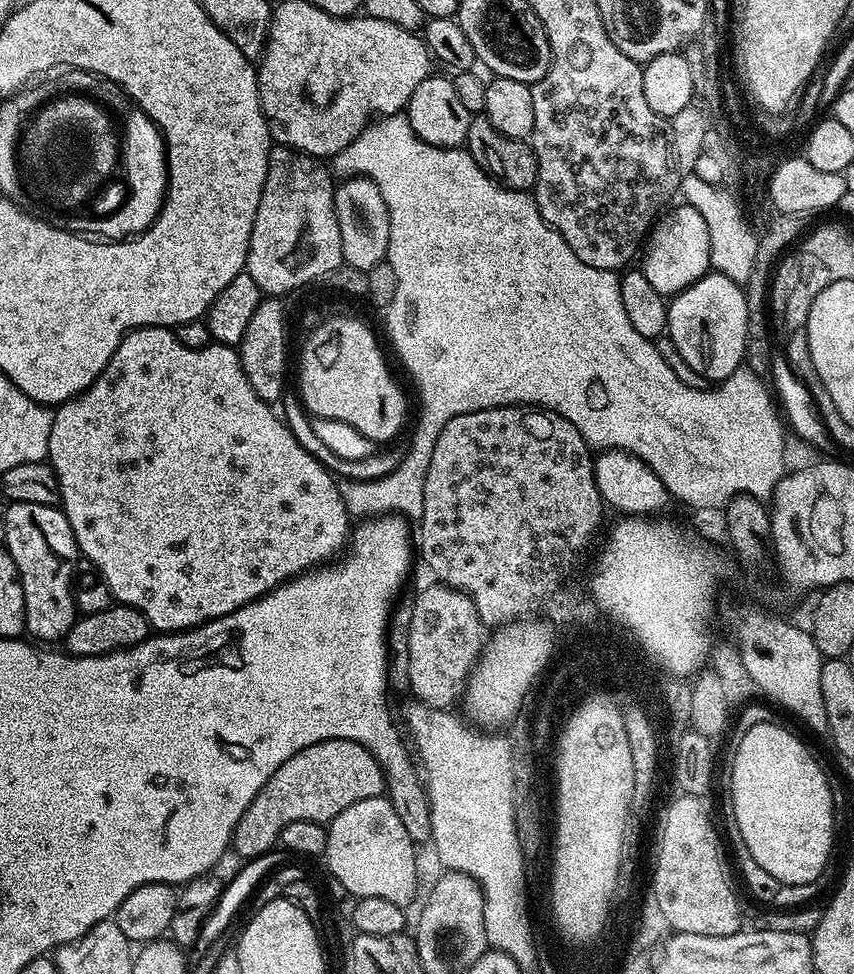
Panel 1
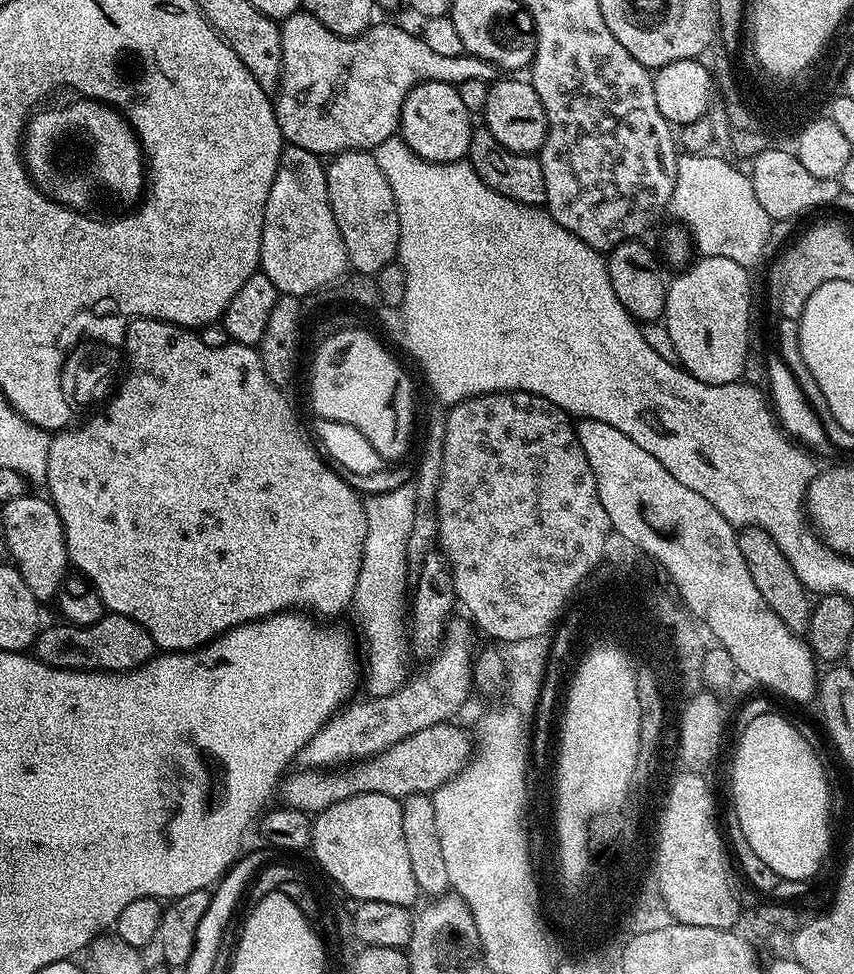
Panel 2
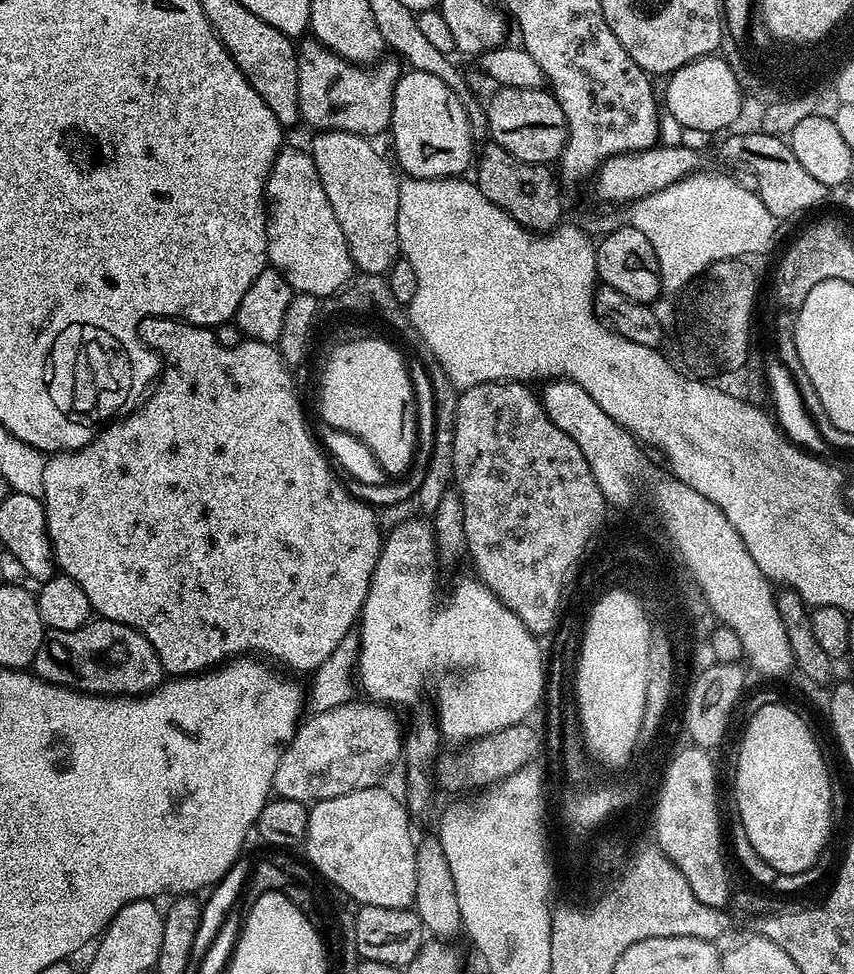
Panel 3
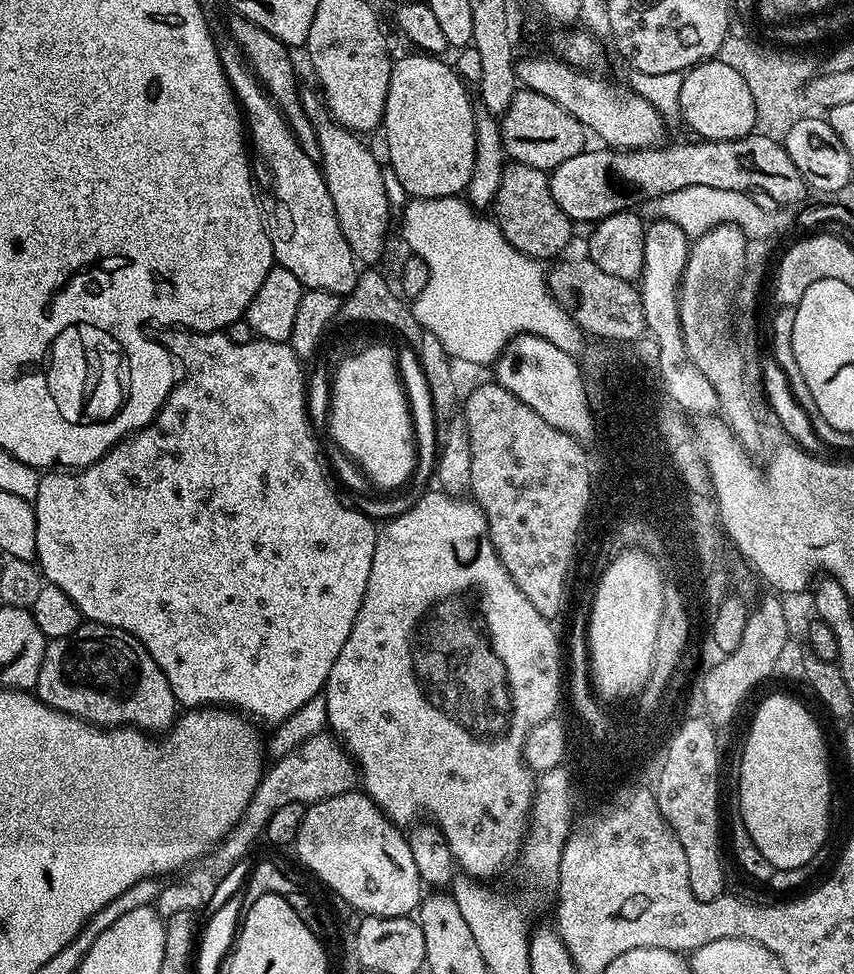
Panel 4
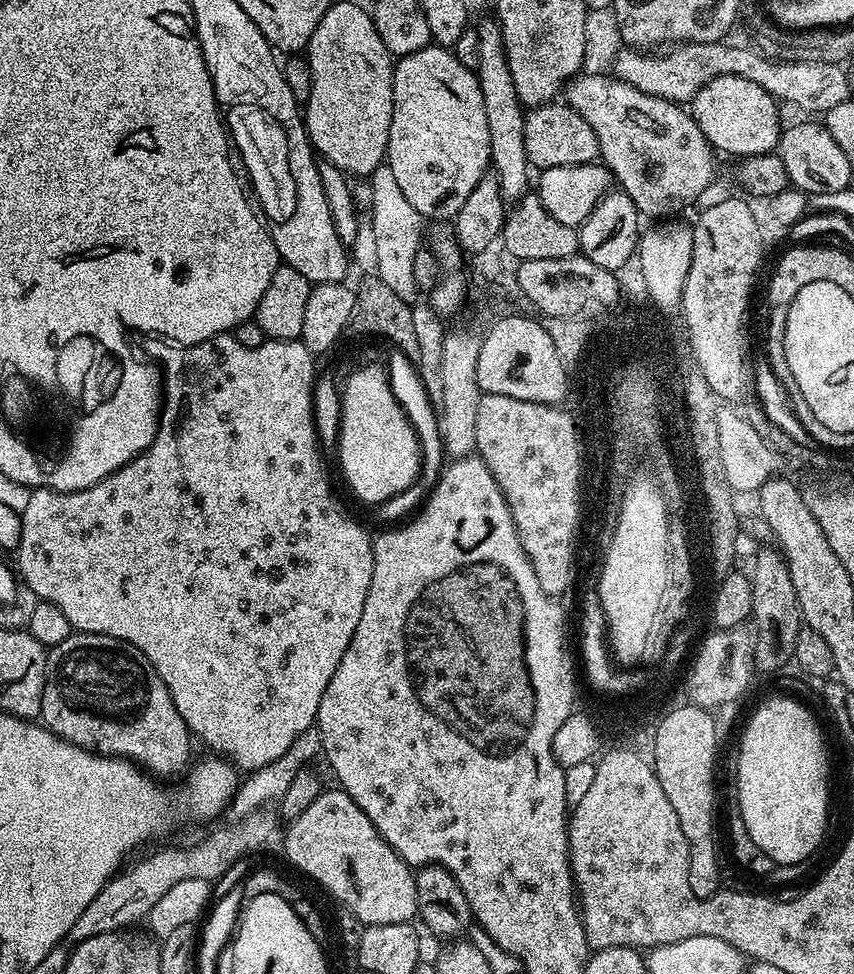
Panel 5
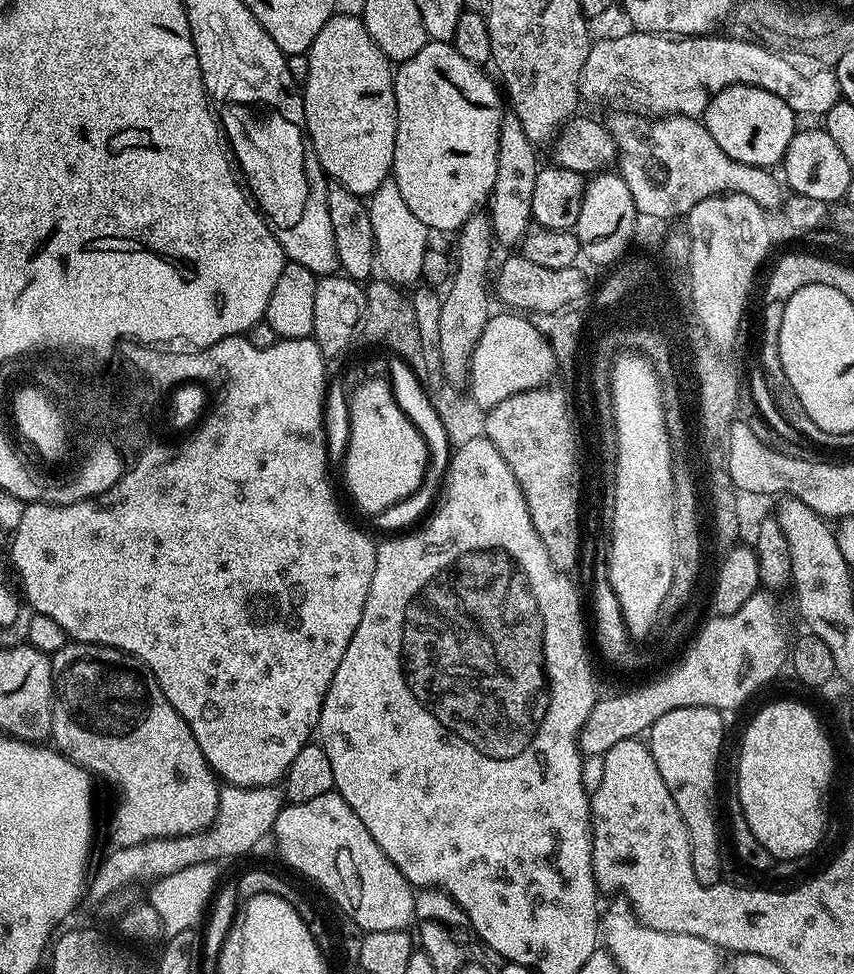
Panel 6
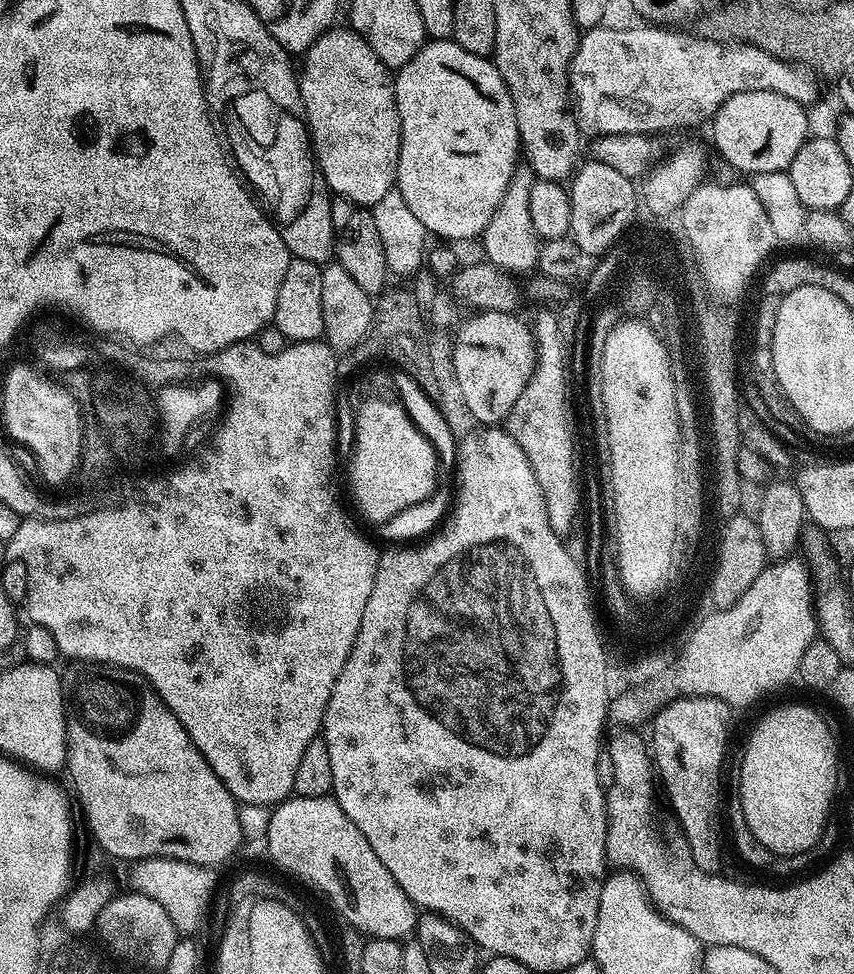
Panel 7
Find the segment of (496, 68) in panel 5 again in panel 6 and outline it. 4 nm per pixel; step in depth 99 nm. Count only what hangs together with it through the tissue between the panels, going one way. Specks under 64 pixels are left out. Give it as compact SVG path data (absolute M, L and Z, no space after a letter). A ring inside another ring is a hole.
M505 115L504 125L500 128L498 174L486 205L490 213L492 235L497 245L519 245L533 227L534 178L542 167L541 161L536 161L536 152L538 152L537 145L532 144L530 138L526 138L526 130L522 130L522 122L518 122L516 116Z

